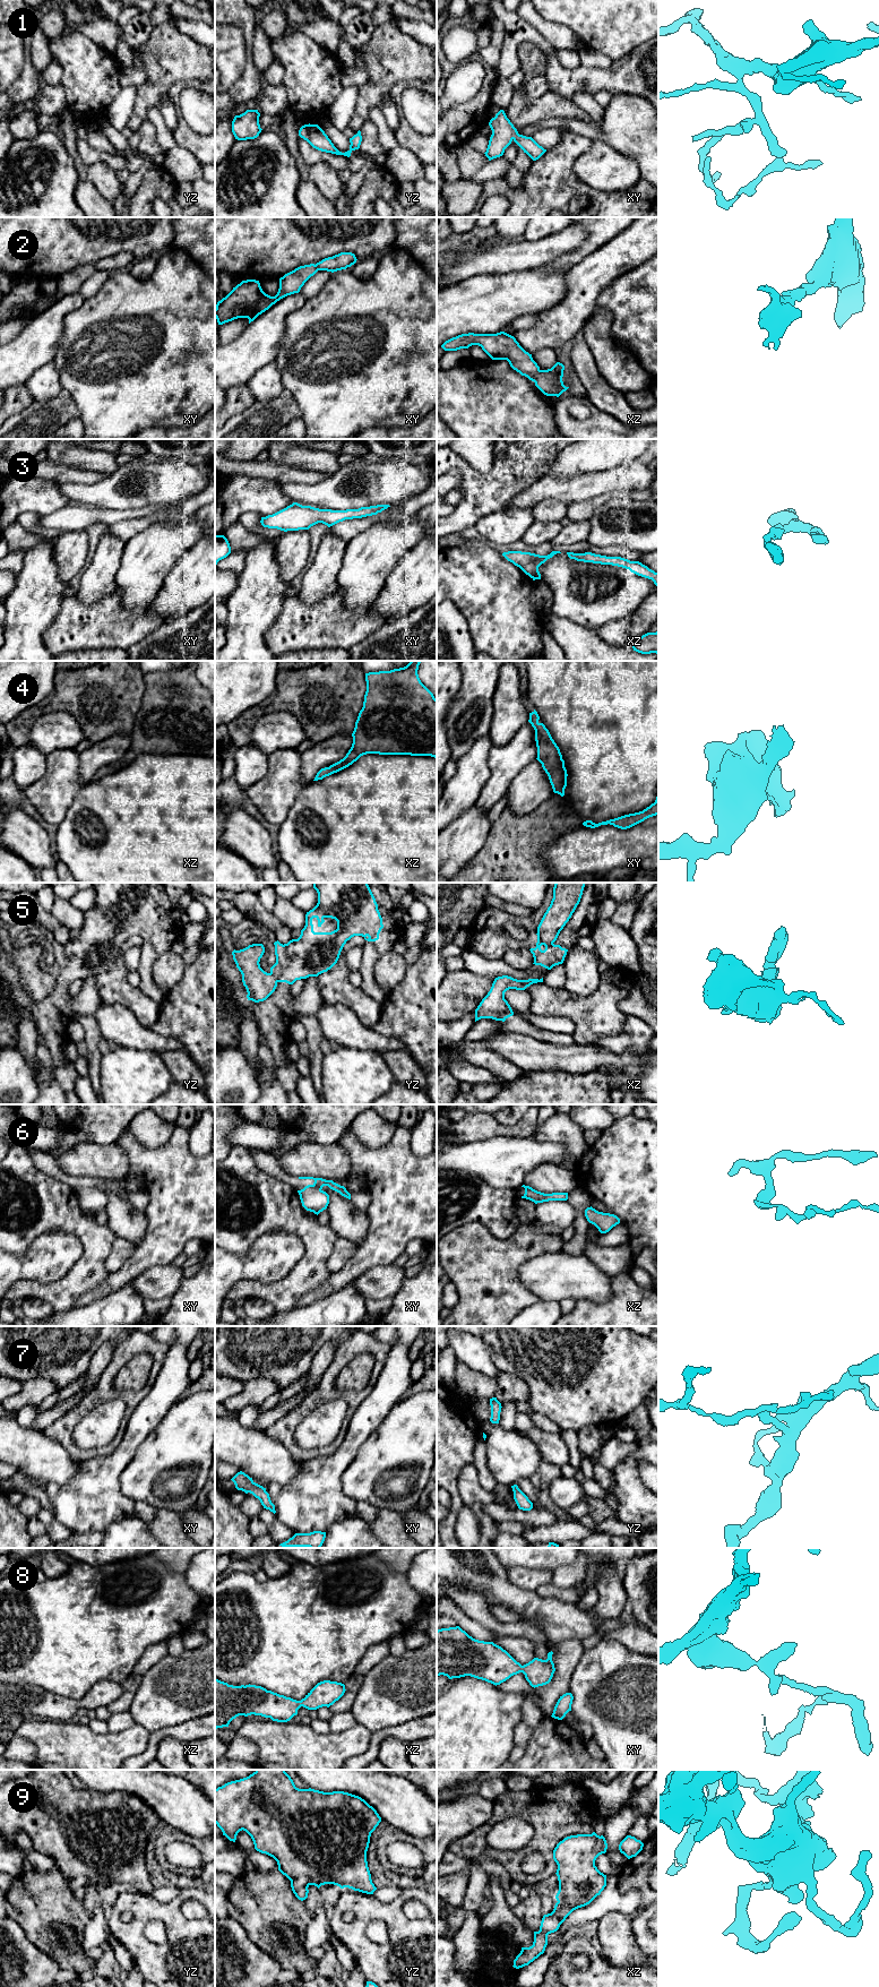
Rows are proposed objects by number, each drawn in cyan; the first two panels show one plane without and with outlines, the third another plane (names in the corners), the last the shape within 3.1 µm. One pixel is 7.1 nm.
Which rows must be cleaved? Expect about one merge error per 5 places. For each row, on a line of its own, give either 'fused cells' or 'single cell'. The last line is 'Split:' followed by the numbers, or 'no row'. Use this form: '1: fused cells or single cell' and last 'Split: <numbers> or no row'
1: single cell
2: single cell
3: single cell
4: single cell
5: fused cells
6: single cell
7: single cell
8: single cell
9: single cell
Split: 5

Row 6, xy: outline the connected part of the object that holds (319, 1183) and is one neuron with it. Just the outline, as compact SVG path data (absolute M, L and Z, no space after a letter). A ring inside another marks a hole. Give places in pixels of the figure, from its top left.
M299 1177L299 1179L313 1179L312 1185L305 1186L303 1189L298 1190L302 1206L314 1214L319 1214L327 1208L329 1204L329 1195L322 1190L324 1186L328 1186L330 1189L339 1193L342 1196L351 1199L351 1194L344 1186L341 1186L333 1180L326 1180L322 1178L313 1177Z

